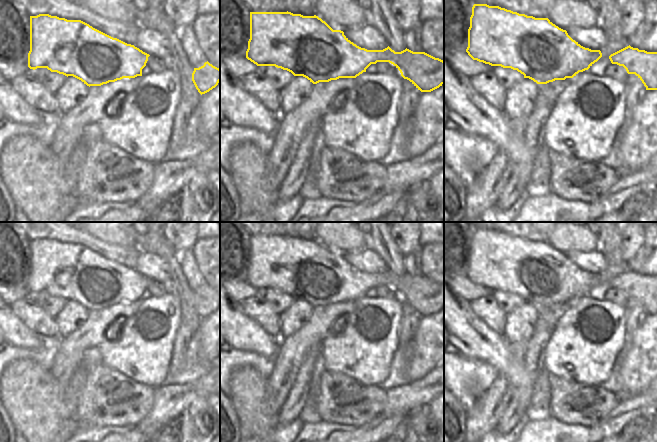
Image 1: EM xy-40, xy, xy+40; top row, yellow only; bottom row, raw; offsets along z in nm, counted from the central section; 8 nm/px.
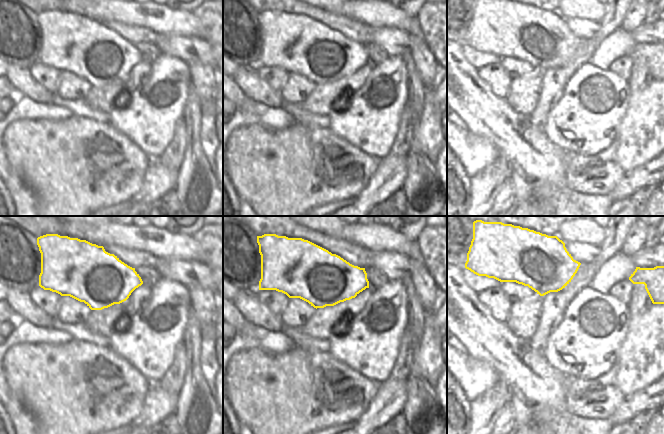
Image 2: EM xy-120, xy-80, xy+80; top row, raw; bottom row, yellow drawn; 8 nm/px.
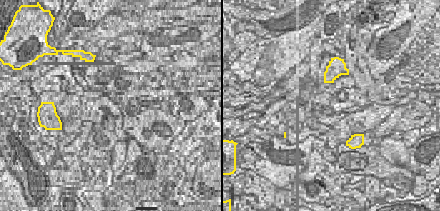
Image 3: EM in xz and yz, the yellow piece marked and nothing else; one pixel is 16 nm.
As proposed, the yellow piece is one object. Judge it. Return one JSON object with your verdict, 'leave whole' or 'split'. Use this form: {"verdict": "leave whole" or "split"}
{"verdict": "leave whole"}

